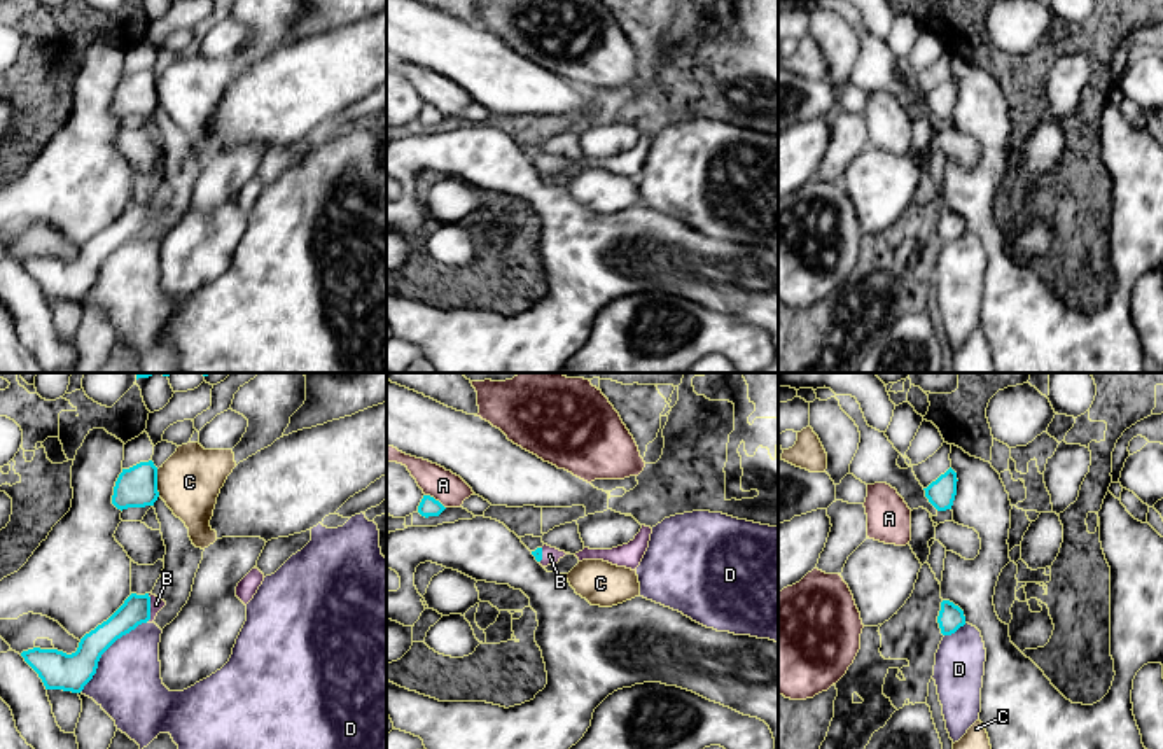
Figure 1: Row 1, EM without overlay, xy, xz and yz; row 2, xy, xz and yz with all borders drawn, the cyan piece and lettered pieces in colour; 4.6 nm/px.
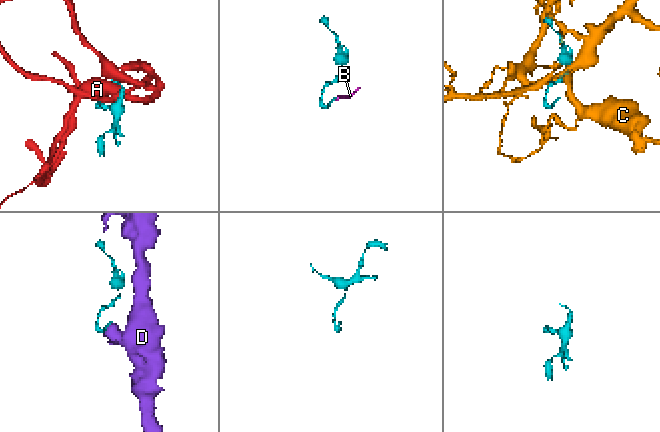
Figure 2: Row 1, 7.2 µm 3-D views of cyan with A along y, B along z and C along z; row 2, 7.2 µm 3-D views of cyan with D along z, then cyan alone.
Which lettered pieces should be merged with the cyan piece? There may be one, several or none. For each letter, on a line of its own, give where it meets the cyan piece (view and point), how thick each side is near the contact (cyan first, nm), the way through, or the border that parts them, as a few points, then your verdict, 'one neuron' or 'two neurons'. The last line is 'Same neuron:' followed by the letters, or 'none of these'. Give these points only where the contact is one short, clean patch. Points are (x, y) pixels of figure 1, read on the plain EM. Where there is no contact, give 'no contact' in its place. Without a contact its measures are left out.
A: contact xz (434, 107); calibres 90 and 150 nm; border xz (425, 102), (432, 104), (445, 116); two neurons
B: contact xy (149, 216); calibres 130 and 60 nm; way xy (135, 217), (149, 216), (156, 212); one neuron
C: contact xy (156, 91); calibres 190 and 300 nm; border xy (156, 77), (156, 98), (160, 104); two neurons
D: contact xy (105, 258); calibres 180 and 320 nm; border xy (146, 230), (123, 242), (102, 263), (97, 280), (79, 300); two neurons
Same neuron: B

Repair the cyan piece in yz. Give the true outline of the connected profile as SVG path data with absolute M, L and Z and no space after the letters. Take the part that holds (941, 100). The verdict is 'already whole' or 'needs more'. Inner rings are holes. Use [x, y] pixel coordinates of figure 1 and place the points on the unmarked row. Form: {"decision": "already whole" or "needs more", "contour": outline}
{"decision": "already whole", "contour": "M950 75L936 89L932 89L925 98L925 105L937 119L951 117L957 103L957 80Z"}

